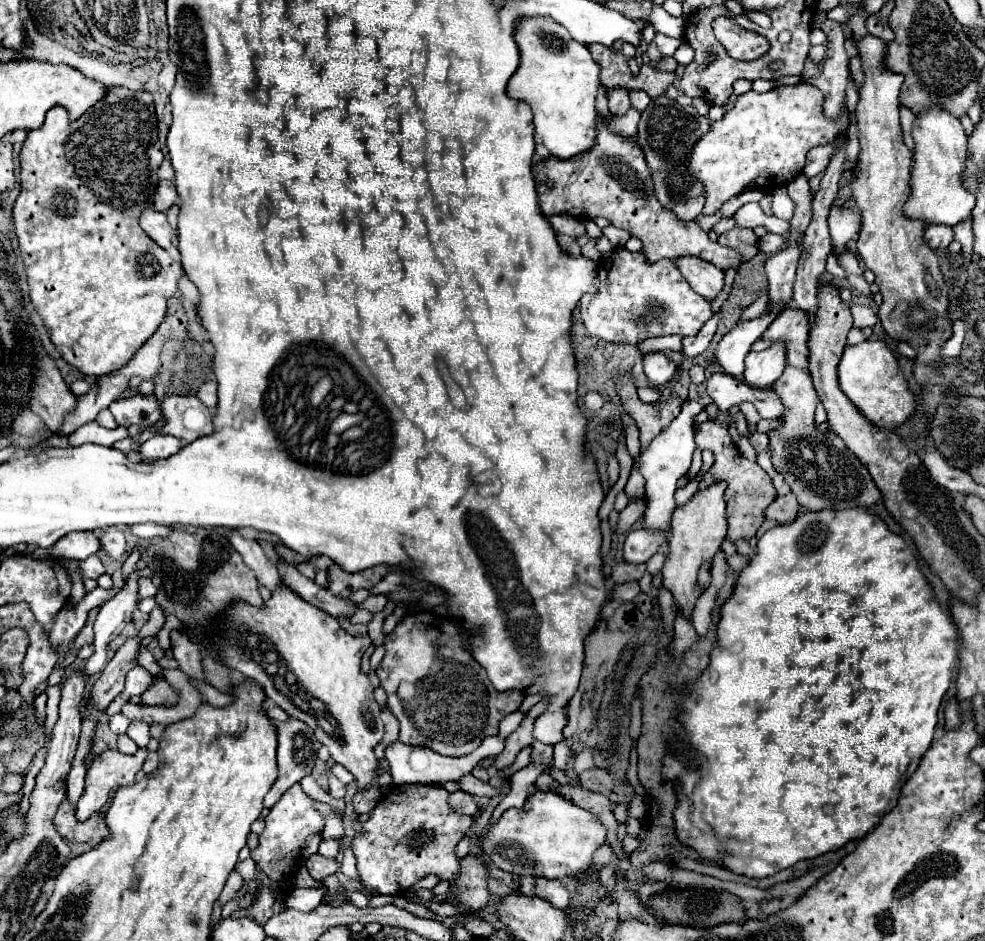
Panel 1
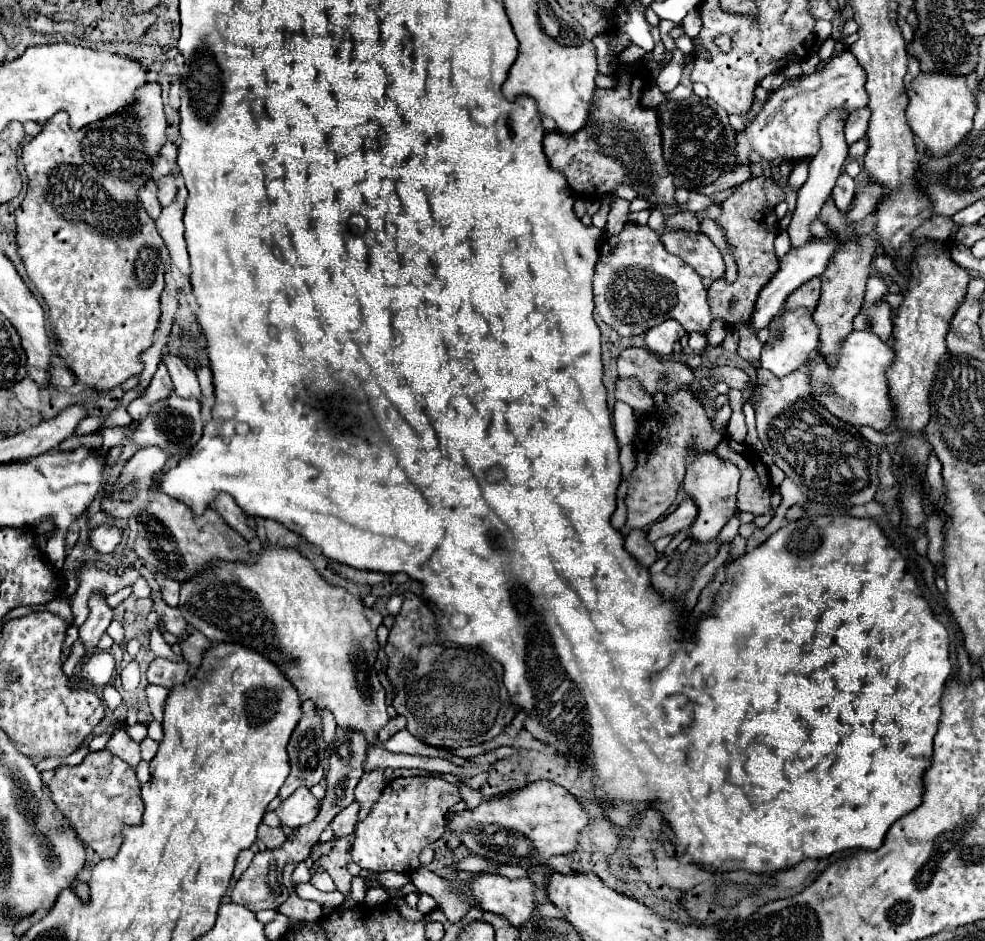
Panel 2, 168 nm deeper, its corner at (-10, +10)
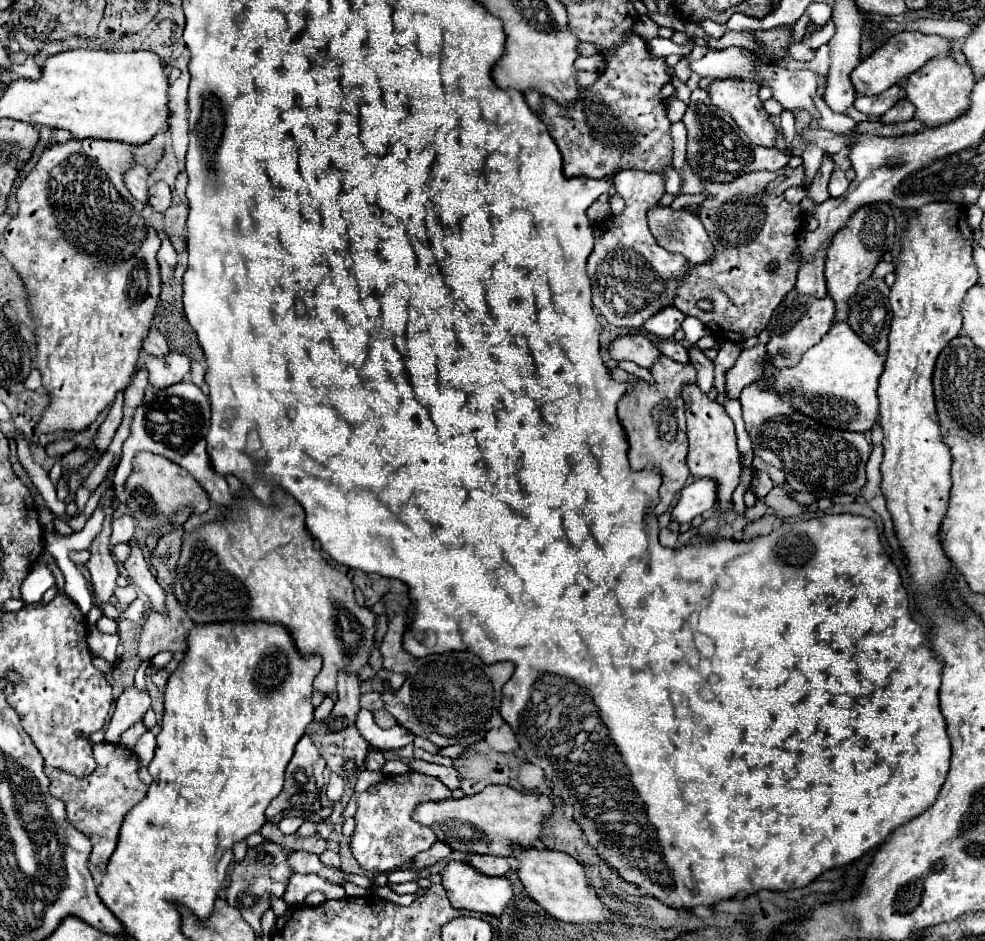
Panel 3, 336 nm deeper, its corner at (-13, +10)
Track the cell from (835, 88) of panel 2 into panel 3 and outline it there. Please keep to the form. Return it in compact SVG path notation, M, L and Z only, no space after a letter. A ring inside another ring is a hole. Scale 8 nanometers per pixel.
M904 31L892 35L878 51L874 51L870 57L862 59L850 73L850 81L858 95L880 95L900 79L912 75L916 69L920 69L926 61L934 57L946 57L948 49L952 47L952 41L942 39L938 35L924 35L916 31Z

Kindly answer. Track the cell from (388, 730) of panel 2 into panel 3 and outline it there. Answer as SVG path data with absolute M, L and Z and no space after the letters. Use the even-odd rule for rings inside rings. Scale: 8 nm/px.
M384 709L374 711L374 719L376 719L376 723L378 723L382 729L390 729L390 727L394 727L394 725L396 725L394 717L392 717L388 711L384 711Z

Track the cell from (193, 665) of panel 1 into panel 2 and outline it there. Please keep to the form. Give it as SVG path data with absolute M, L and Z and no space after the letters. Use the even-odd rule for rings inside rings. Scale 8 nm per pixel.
M149 593L149 599L153 601L153 611L159 615L159 619L163 621L163 627L165 627L165 631L169 631L169 633L173 633L175 637L183 637L183 629L187 627L187 623L183 621L183 615L179 613L179 609L173 609L173 607L169 607L165 601L163 601L163 597L161 597L161 593L157 593L157 595L153 595L153 593Z

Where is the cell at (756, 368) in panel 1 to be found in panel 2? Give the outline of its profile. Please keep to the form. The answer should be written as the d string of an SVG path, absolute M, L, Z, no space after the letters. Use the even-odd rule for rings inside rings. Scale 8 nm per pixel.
M807 309L783 311L769 323L769 339L761 351L761 367L769 369L779 377L785 377L791 371L797 371L817 347L819 347L819 327L813 321L813 315Z

